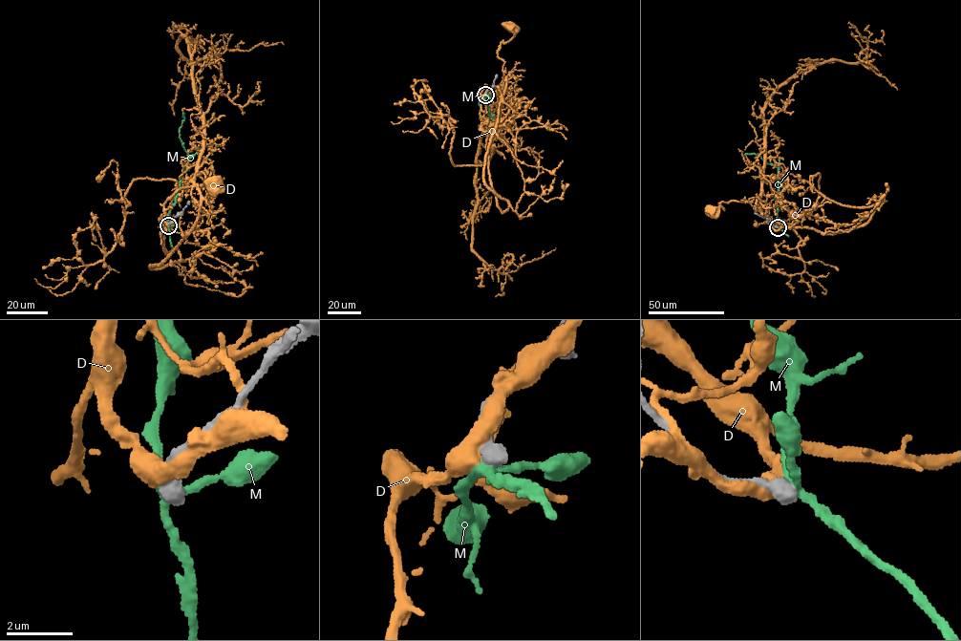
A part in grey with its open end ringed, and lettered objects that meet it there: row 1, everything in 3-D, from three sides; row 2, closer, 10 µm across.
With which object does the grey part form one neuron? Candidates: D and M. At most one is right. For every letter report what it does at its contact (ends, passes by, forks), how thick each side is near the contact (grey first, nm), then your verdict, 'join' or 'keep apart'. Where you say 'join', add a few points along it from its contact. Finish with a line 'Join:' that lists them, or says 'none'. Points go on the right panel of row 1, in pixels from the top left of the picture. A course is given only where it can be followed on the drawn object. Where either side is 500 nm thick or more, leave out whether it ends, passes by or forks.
D: it passes by | 240/440 nm | keep apart
M: 500/280 nm | keep apart
Join: none

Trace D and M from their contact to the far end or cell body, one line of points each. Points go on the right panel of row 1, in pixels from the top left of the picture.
D: (775, 226), (758, 206), (758, 197), (741, 202), (722, 202), (720, 204), (724, 209), (720, 206), (711, 209)
M: (778, 226), (778, 168), (755, 154), (742, 155)

